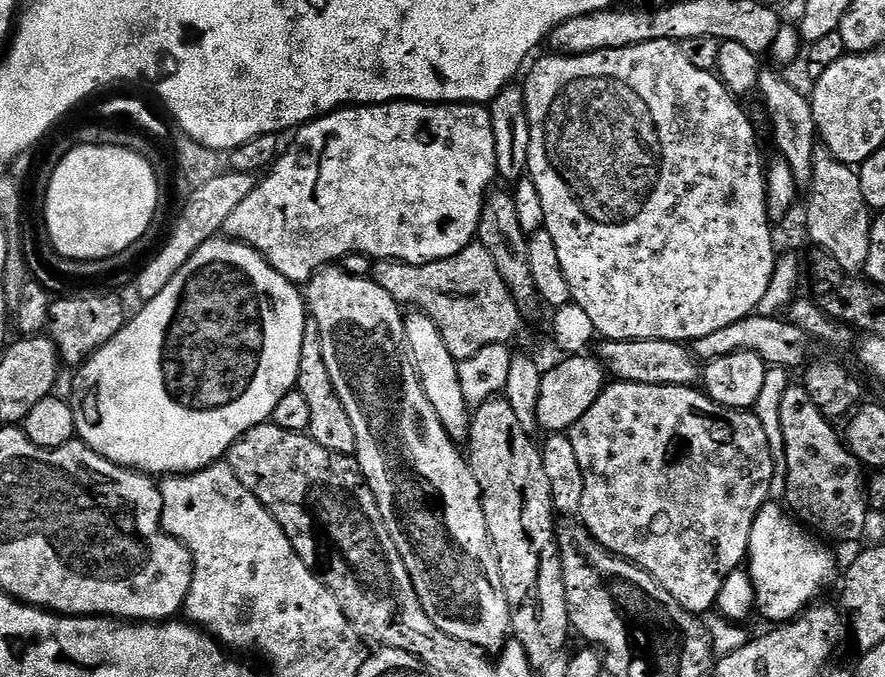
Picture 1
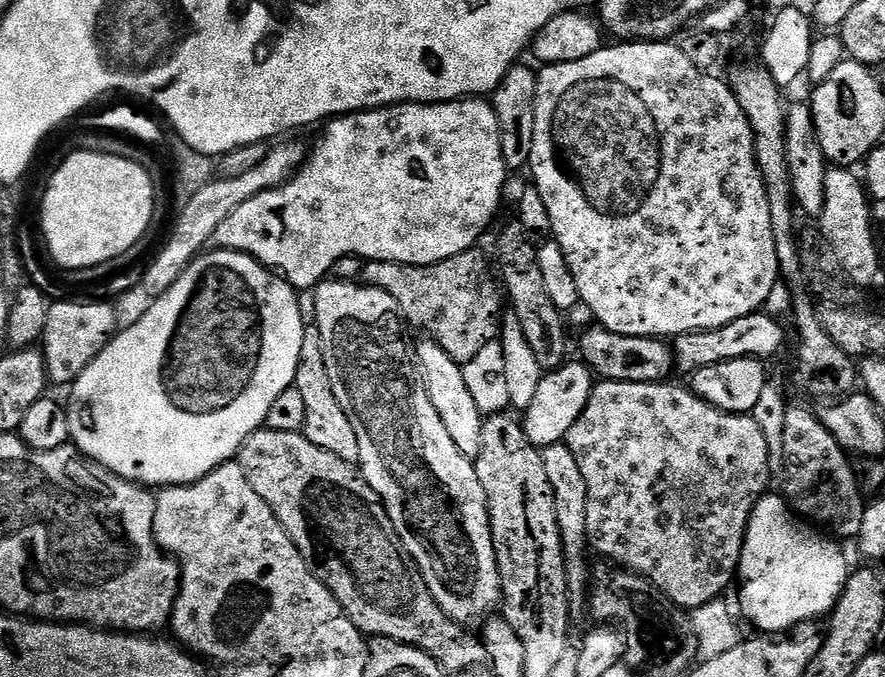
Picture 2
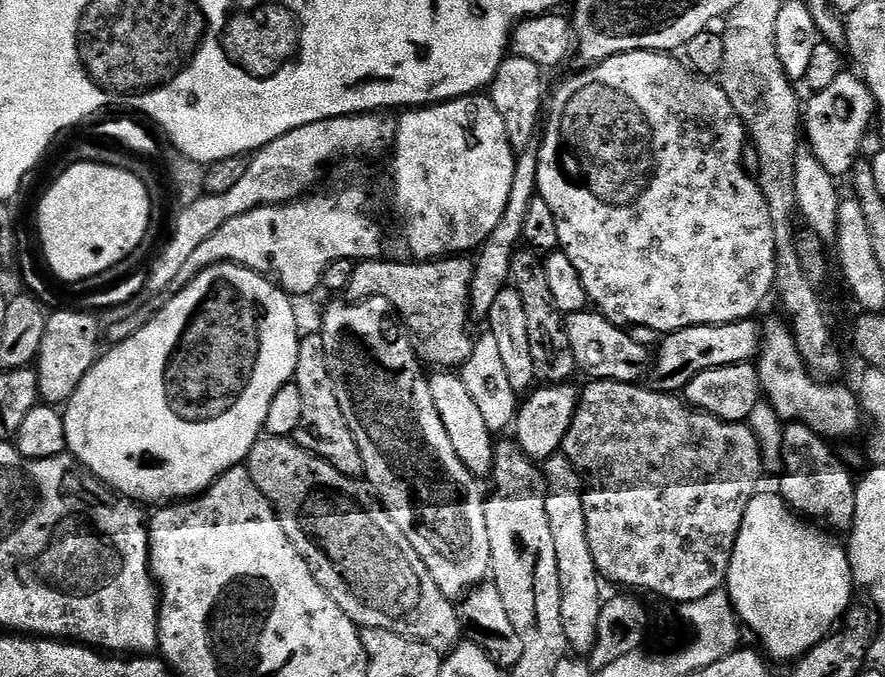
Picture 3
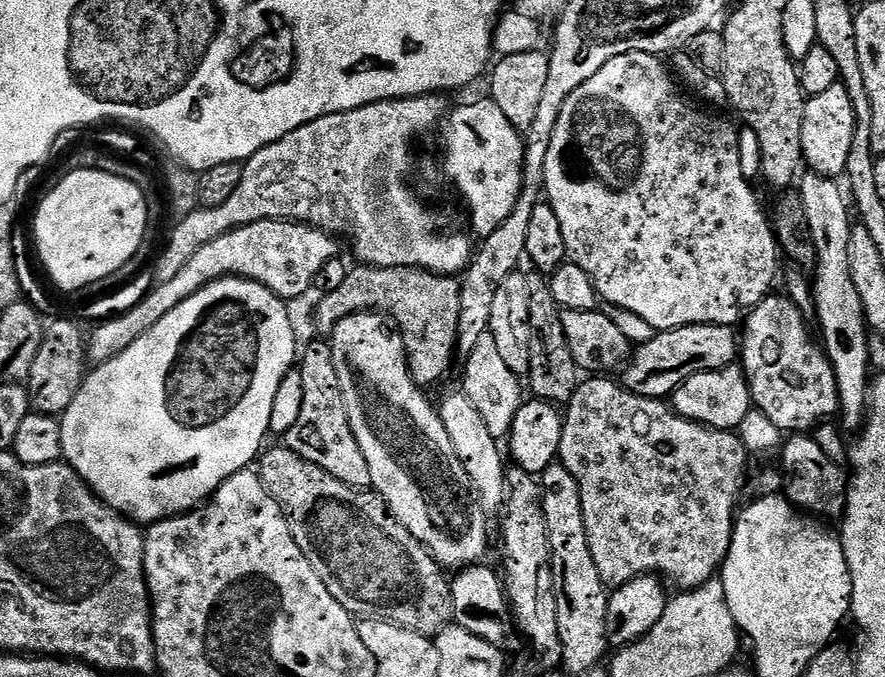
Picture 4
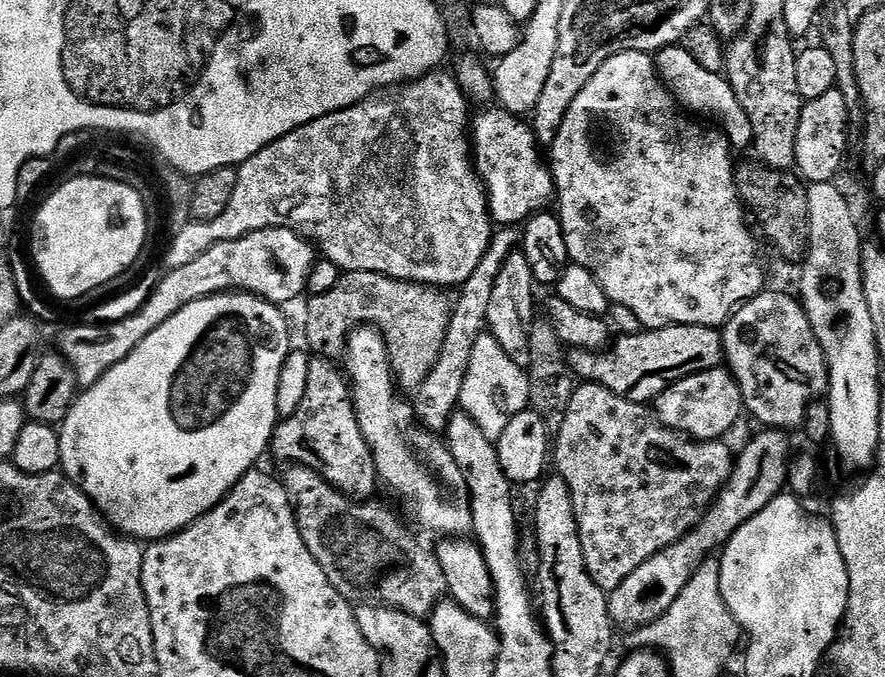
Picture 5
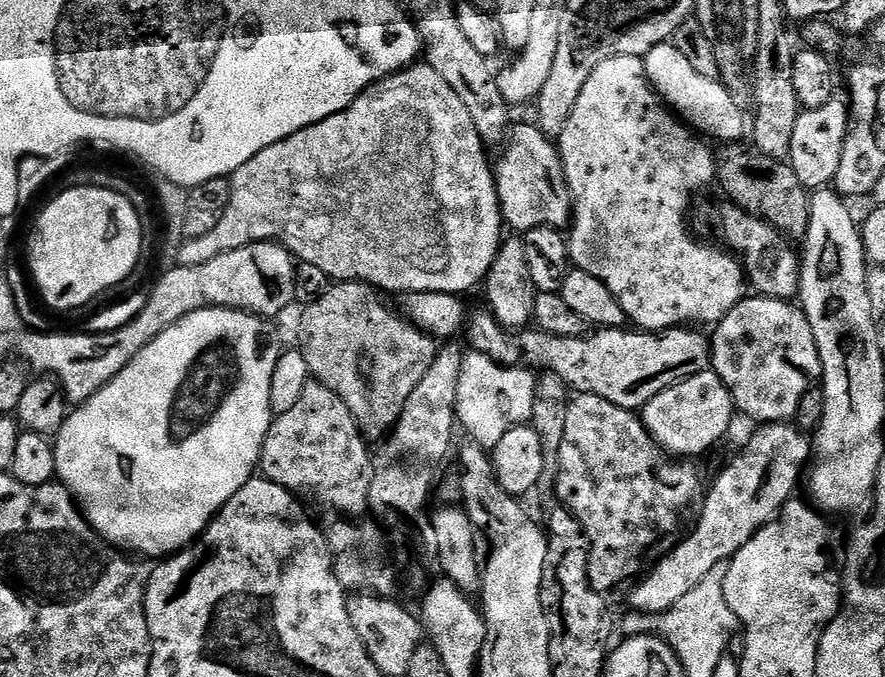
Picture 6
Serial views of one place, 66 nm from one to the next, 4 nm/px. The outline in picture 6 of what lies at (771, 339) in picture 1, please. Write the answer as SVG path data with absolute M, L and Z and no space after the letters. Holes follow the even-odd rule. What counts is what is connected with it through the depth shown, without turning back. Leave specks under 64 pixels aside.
M483 311L474 313L468 320L468 340L475 351L505 366L523 366L529 370L540 368L541 373L552 372L562 378L562 382L566 382L573 393L606 398L606 402L614 402L614 406L622 406L631 412L643 409L644 404L654 398L654 394L662 394L662 390L694 374L709 371L712 362L709 337L700 333L703 331L688 326L677 326L659 334L643 330L628 332L629 329L623 327L601 328L582 336L555 336L539 330L509 330L496 321L491 311Z

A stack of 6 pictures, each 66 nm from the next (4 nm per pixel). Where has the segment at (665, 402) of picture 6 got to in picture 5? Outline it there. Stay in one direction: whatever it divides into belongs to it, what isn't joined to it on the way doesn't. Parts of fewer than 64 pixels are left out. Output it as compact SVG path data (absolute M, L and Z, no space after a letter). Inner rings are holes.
M727 367L702 370L702 374L690 374L674 386L670 386L654 401L656 417L667 428L673 428L693 440L718 440L727 437L727 432L745 415L742 390Z

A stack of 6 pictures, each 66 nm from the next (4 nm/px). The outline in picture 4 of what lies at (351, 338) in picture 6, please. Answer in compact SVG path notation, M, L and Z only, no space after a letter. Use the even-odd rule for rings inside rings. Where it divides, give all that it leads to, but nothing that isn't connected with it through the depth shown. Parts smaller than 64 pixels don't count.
M356 266L348 271L338 290L325 292L319 299L316 328L320 334L332 333L342 318L355 312L375 310L387 314L404 340L404 348L408 352L408 369L412 371L414 382L418 385L429 386L440 379L454 357L460 305L460 282L456 276L439 276L421 268Z

